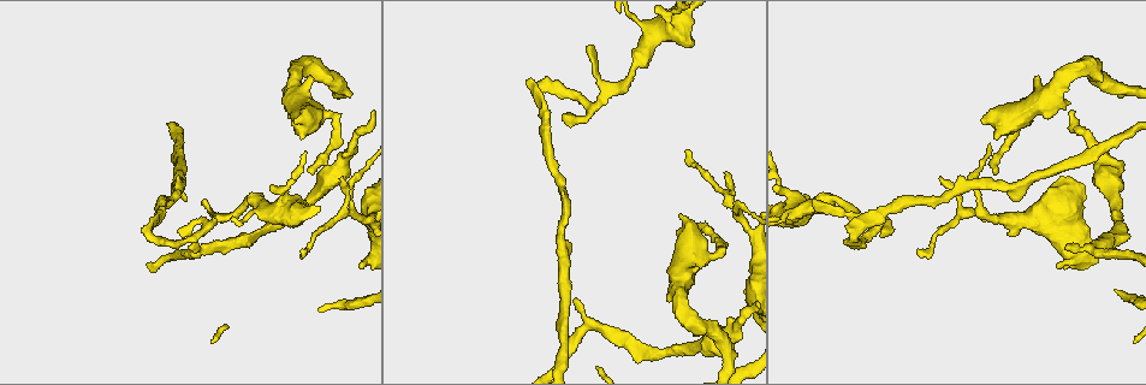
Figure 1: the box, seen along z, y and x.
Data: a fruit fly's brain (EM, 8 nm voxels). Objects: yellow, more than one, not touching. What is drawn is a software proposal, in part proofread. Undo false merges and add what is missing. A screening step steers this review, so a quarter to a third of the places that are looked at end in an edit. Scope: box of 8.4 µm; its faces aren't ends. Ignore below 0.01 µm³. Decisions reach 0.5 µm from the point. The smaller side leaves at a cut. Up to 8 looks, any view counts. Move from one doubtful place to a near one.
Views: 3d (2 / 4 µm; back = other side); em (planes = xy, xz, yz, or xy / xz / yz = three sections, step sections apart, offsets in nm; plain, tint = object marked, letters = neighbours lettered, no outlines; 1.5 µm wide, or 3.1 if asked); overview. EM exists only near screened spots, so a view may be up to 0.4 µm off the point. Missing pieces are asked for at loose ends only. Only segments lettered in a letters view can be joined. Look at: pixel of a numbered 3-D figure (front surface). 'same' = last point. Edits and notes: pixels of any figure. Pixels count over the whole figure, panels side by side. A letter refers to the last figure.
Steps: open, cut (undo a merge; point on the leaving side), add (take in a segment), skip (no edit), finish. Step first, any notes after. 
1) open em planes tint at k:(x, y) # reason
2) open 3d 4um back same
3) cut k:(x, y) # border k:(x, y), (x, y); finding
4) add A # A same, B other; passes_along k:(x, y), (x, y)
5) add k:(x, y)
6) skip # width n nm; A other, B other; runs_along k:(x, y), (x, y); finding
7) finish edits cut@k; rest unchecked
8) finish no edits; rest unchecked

open 3d 2um at 1:(686, 150) # thin end

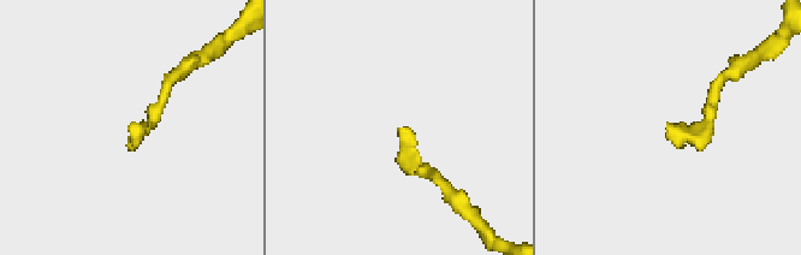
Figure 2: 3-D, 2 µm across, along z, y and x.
open em planes letters at 2:(130, 124) # now the EM

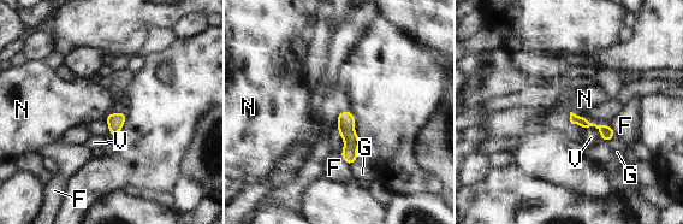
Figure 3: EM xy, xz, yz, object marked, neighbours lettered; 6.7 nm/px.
add V # F other, G other, N other, V same; passes_along 3:(606, 131), (595, 127), (591, 137); the neuron continues

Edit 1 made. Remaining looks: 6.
open overview

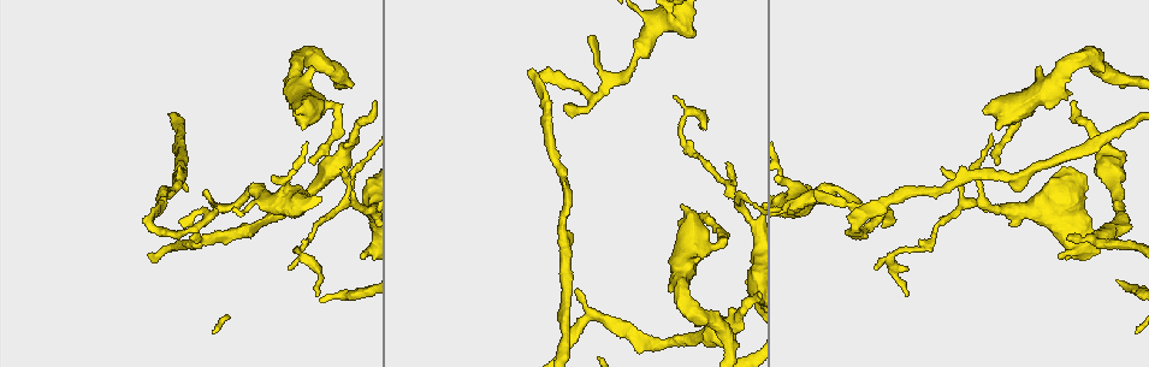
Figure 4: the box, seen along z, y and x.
open em xz step 4 tint at 4:(667, 15)

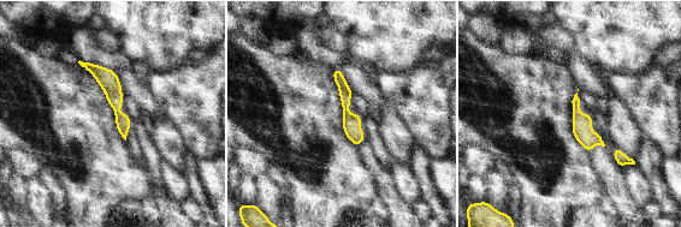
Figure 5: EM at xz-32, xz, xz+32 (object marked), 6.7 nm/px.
open em yz step 8 letters same # cut it another way

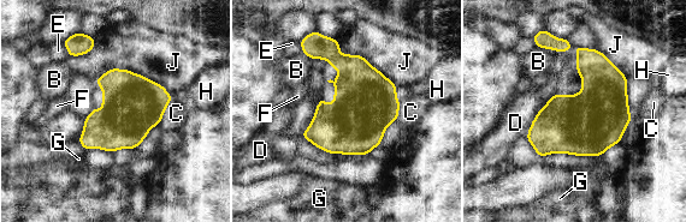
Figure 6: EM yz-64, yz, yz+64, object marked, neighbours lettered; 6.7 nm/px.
skip # width 400 nm; B other, C other, D other, E other, F other, G other, H other, J other; border 6:(338, 43), (396, 86); all the same neuron

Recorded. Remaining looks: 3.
finish edits add@3; rest unchecked

